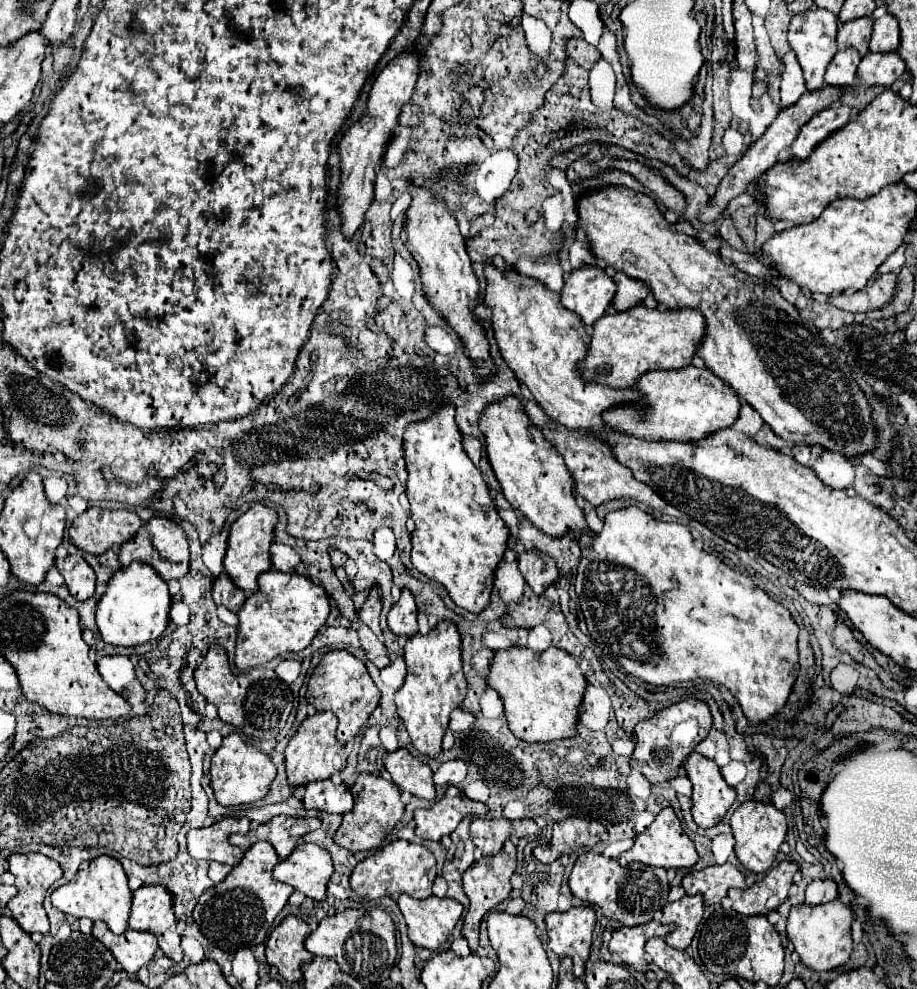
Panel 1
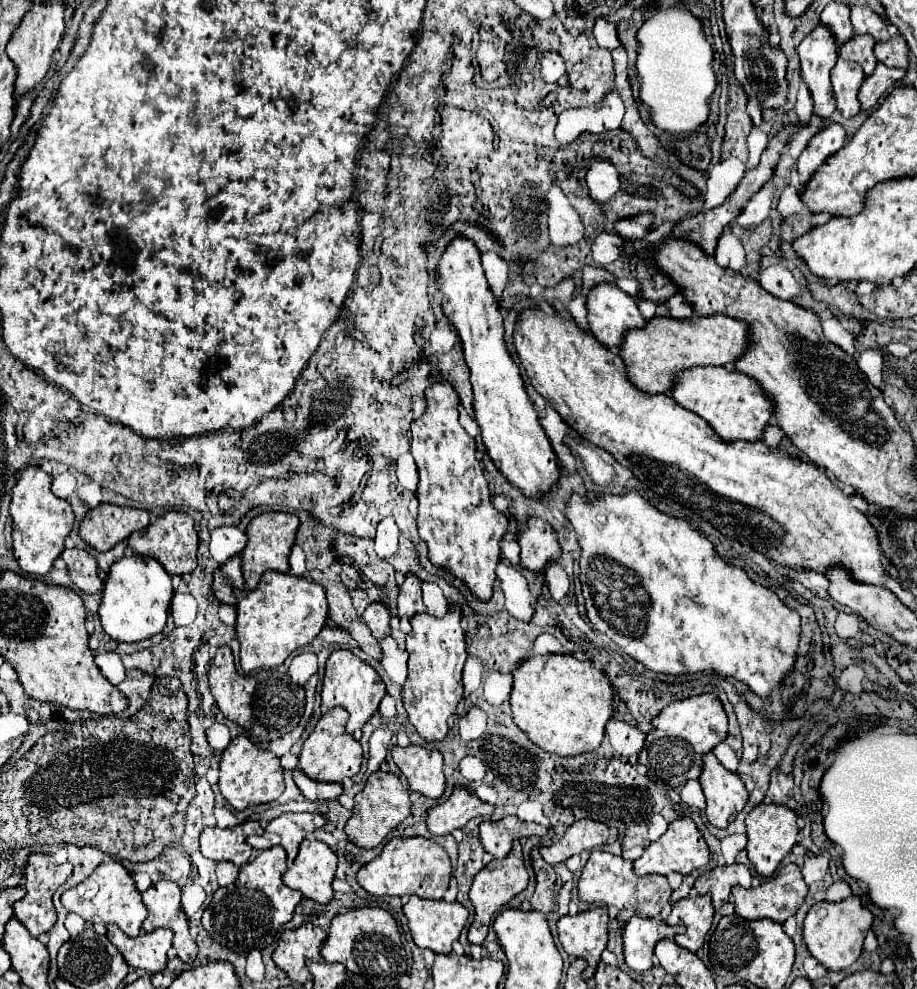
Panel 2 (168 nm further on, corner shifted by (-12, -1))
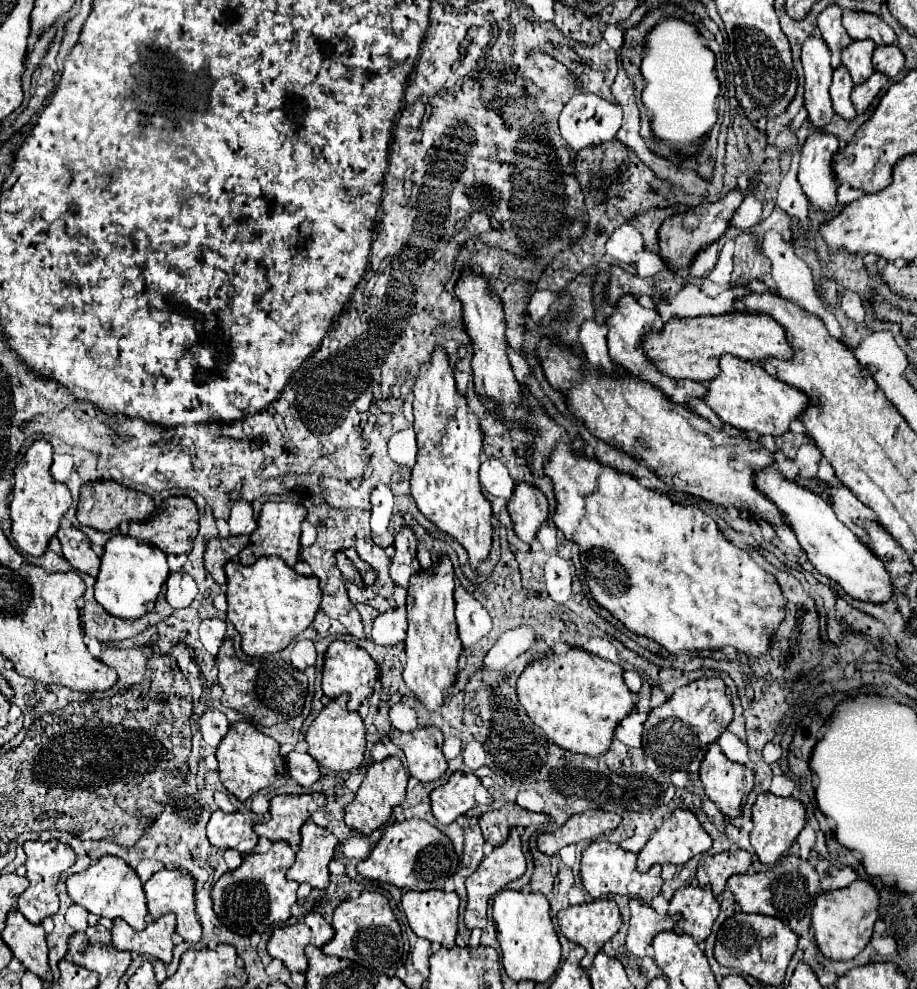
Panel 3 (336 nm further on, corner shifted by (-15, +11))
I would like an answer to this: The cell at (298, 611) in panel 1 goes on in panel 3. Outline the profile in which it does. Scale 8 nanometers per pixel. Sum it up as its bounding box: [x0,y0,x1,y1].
[204,536,322,656]

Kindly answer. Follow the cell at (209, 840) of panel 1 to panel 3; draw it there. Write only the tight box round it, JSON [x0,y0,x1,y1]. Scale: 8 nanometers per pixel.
[206,810,271,856]

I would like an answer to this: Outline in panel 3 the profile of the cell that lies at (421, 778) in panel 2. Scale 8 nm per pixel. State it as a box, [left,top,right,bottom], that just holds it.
[390,726,448,782]

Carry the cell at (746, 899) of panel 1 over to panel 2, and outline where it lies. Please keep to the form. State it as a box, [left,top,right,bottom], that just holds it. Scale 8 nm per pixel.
[733,864,807,922]

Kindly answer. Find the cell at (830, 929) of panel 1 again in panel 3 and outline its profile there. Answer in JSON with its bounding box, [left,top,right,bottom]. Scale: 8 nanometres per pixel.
[812,880,880,960]

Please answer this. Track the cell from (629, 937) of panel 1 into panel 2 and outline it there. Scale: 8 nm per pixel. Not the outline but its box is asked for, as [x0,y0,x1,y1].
[623,916,685,972]

